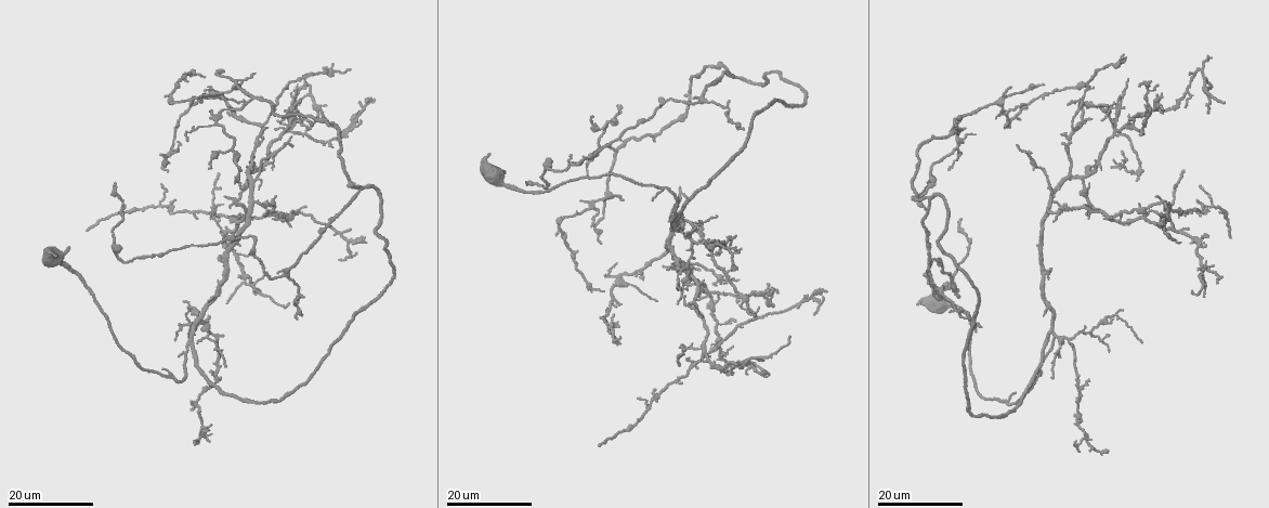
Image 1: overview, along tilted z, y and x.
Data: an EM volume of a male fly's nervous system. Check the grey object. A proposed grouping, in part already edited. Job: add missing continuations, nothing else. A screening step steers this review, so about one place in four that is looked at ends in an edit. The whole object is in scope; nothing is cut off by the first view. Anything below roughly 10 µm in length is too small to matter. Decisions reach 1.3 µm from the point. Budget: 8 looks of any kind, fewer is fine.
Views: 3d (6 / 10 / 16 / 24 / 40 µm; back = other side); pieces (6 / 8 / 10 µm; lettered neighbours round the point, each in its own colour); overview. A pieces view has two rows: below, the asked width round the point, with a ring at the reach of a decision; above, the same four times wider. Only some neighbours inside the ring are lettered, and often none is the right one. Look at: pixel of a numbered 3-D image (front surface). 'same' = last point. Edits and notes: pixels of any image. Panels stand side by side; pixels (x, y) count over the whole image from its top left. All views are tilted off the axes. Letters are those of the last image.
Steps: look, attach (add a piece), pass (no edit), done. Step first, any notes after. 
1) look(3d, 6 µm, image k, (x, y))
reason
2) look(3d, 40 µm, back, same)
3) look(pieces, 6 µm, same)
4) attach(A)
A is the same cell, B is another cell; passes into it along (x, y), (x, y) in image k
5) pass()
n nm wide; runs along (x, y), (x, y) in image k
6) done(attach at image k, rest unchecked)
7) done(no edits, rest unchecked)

look(3d, 16 µm, image 1, (295, 317))
long arm stops here

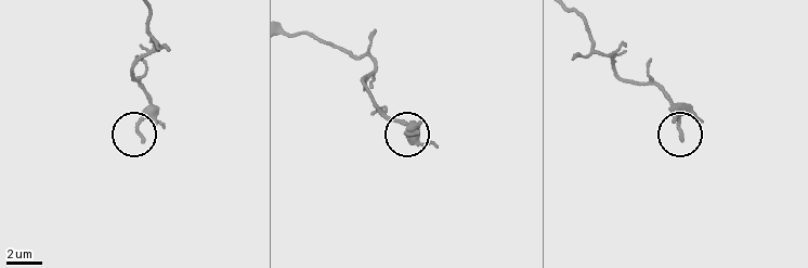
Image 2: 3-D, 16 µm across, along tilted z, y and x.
look(pieces, 6 µm, image 2, (682, 135))
see the neighbours

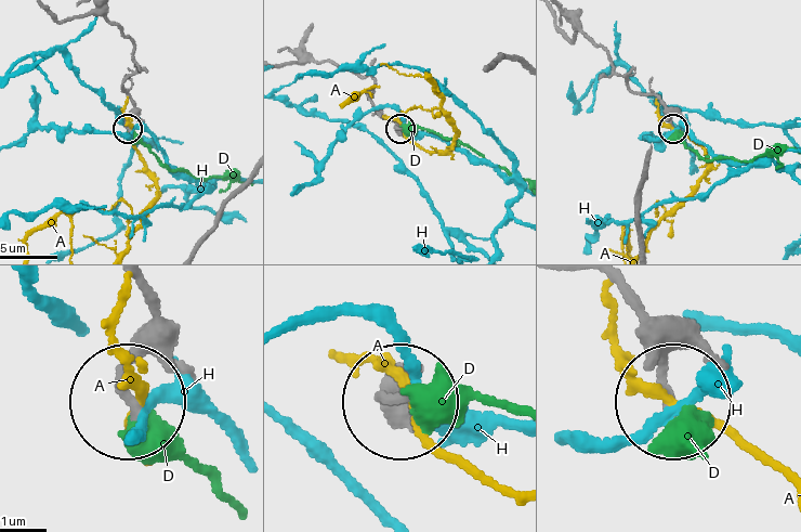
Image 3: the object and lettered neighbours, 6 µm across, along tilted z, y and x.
attach(D)
170 nm wide; D is the same cell, A and H are other cells; the neuron continues

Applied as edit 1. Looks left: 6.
look(3d, 24 µm, image 1, (1041, 84))
an open end

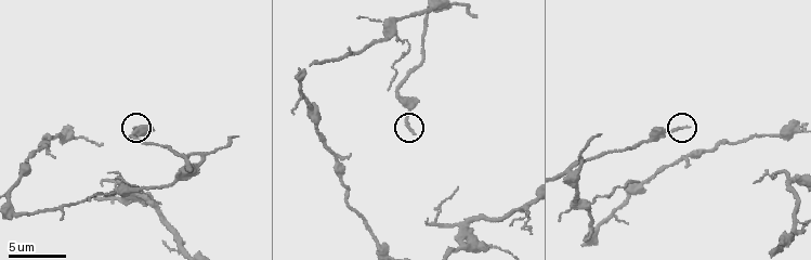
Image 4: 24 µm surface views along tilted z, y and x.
look(pieces, 8 µm, image 4, (688, 127))

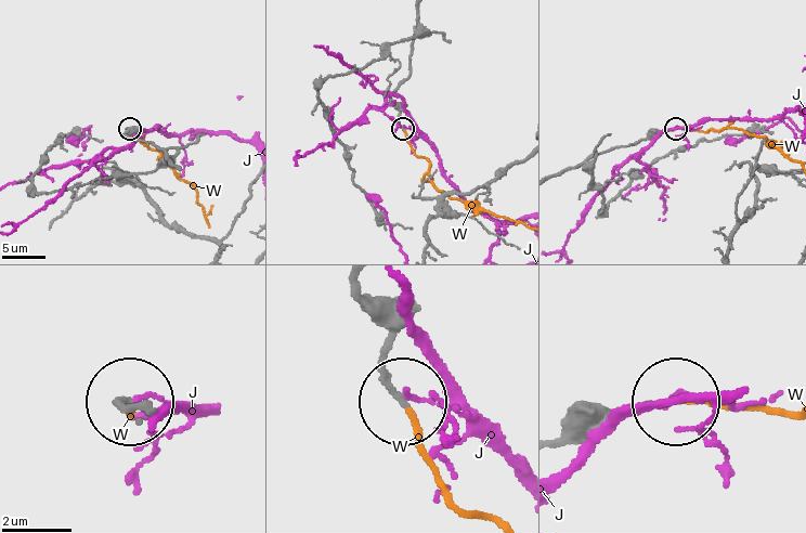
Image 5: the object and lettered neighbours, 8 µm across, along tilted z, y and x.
attach(W)
W is the same cell, J is another cell; passes into it along (369, 310), (418, 453), (456, 505), (489, 518) in image 5; the neuron continues

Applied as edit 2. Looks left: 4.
look(3d, 16 µm, image 1, (210, 316))
free end

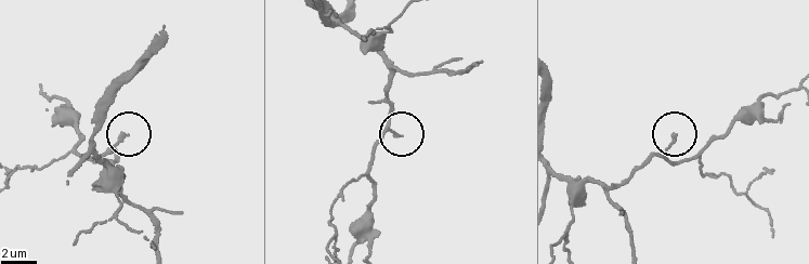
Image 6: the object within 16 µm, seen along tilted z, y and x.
look(pieces, 8 µm, image 6, (398, 134))

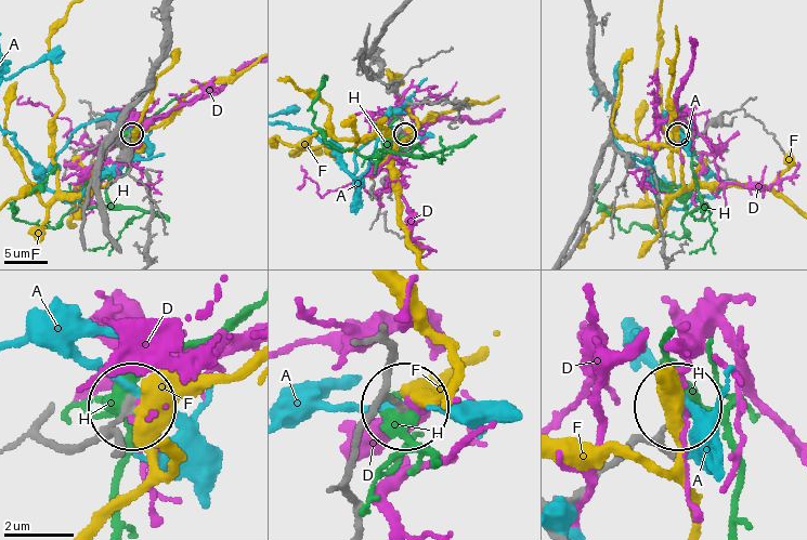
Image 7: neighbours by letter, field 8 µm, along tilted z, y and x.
pass()
220 nm wide; A, D, F and H are other cells; runs along (386, 346), (386, 384), (406, 405) in image 7; none of them fits

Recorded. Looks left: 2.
look(3d, 16 µm, image 1, (653, 390))
branch stops here

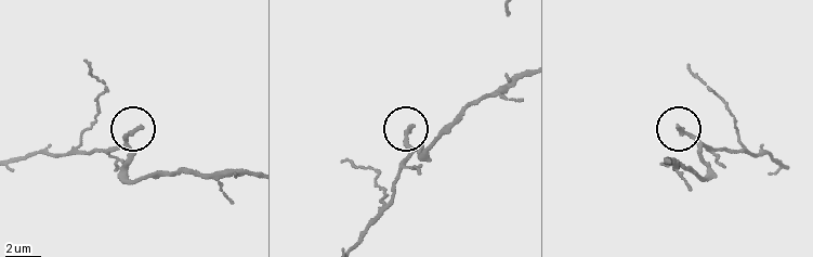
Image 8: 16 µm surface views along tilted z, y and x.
look(pieces, 8 µm, image 8, (411, 127))

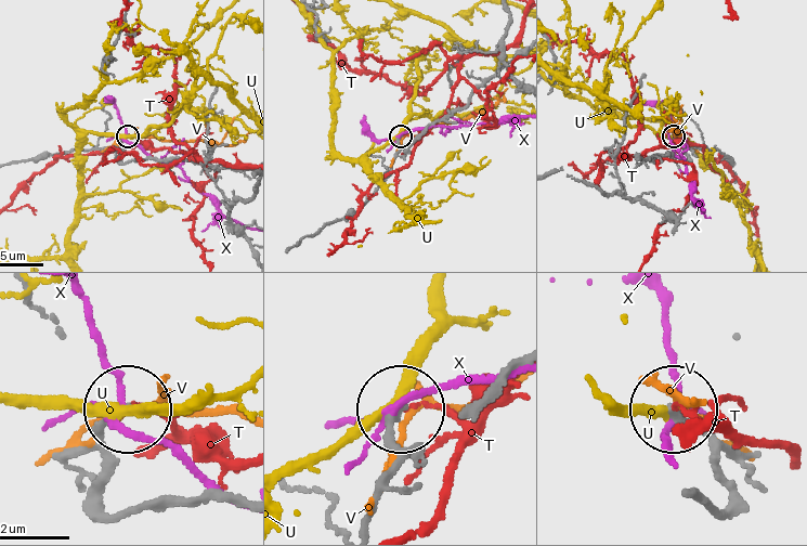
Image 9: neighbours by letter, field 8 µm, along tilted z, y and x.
pass()
T, U, V and X are other cells; no lettered piece goes on from it

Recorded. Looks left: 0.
done(attach at image 3, attach at image 5, rest unchecked)

